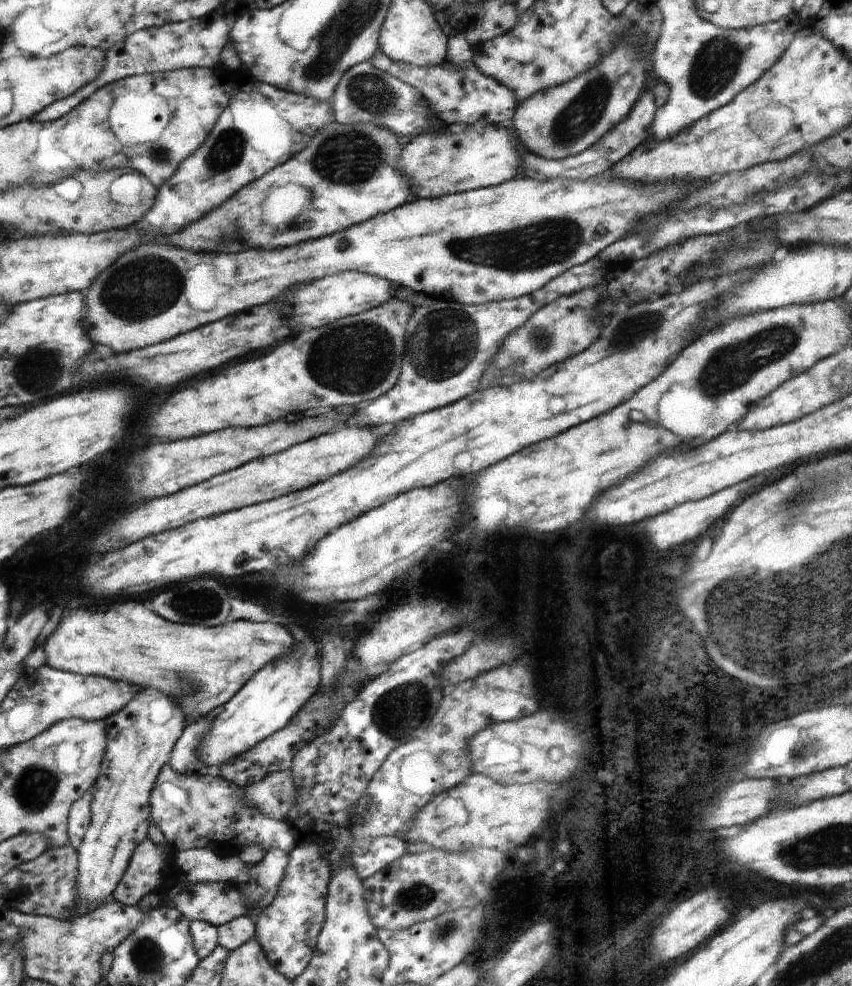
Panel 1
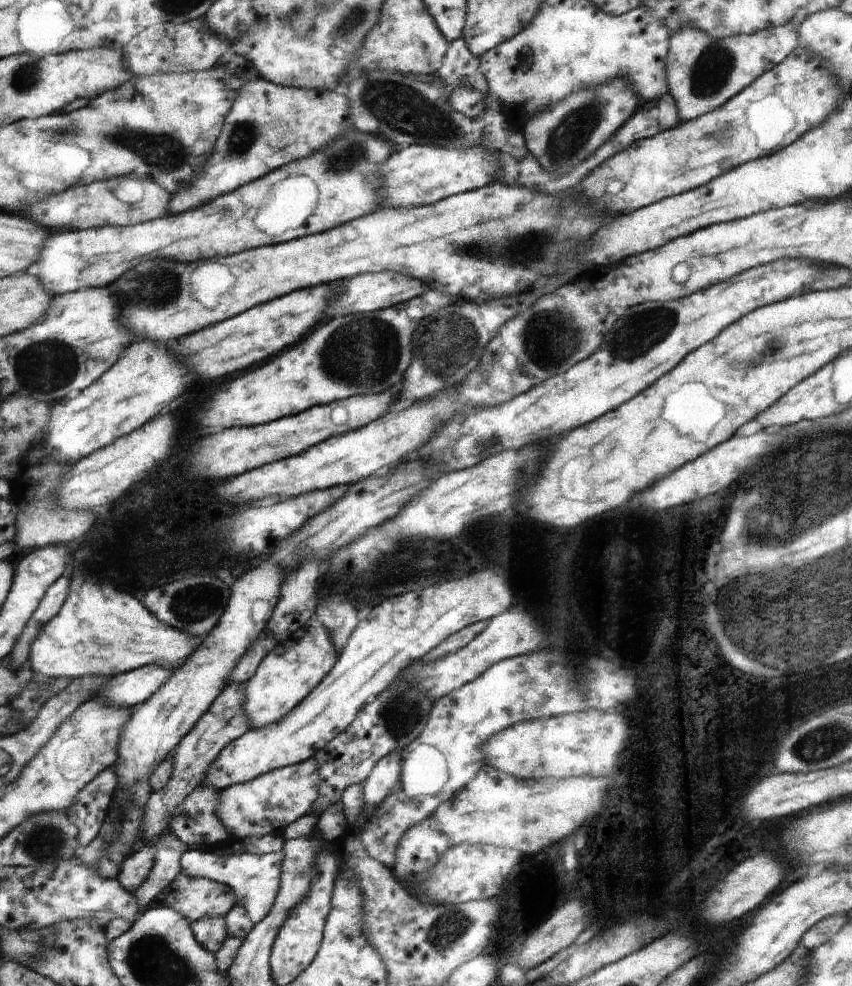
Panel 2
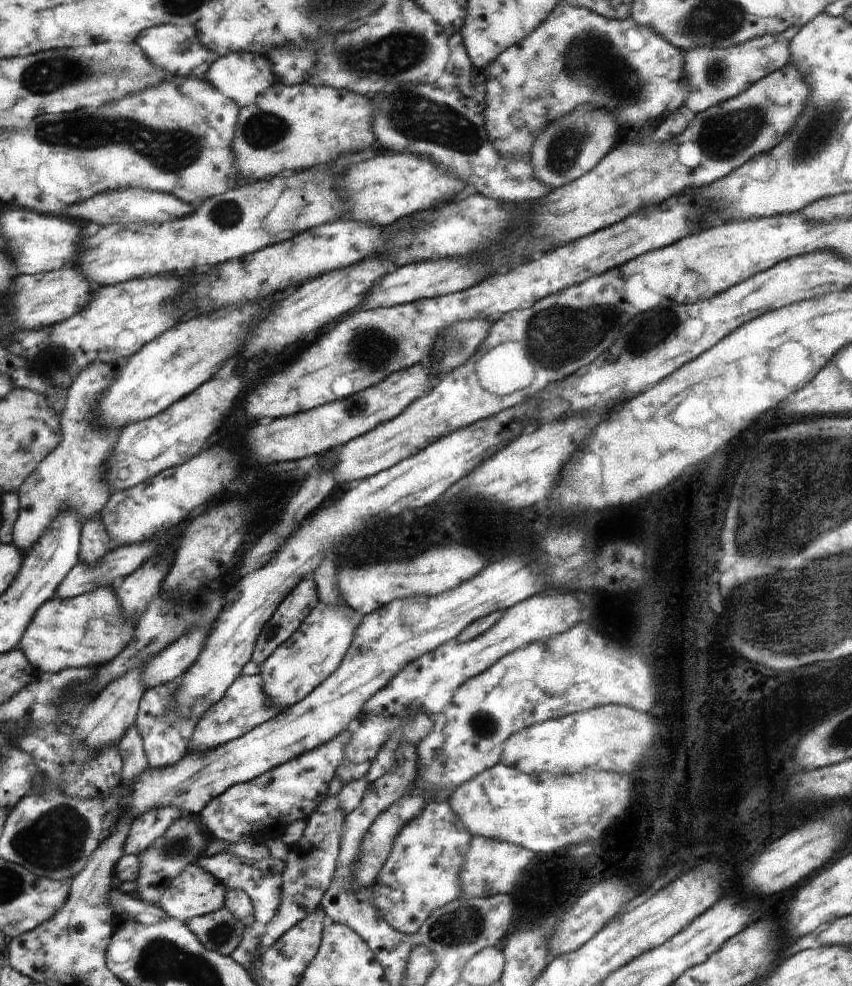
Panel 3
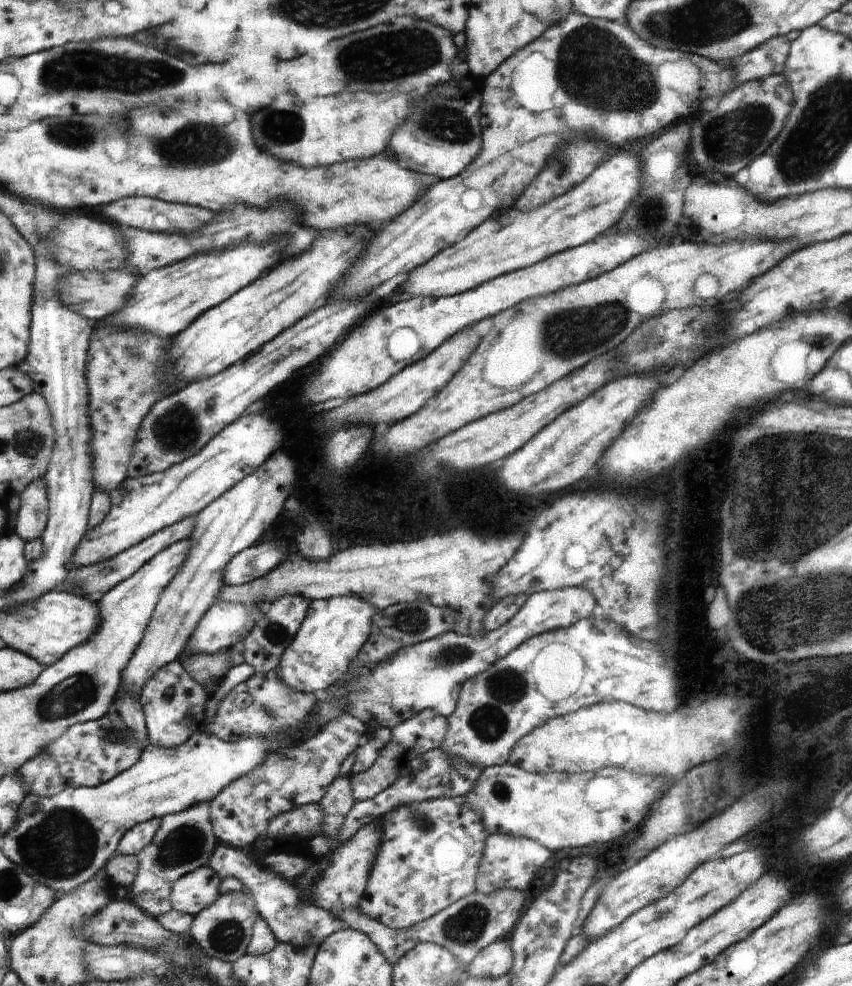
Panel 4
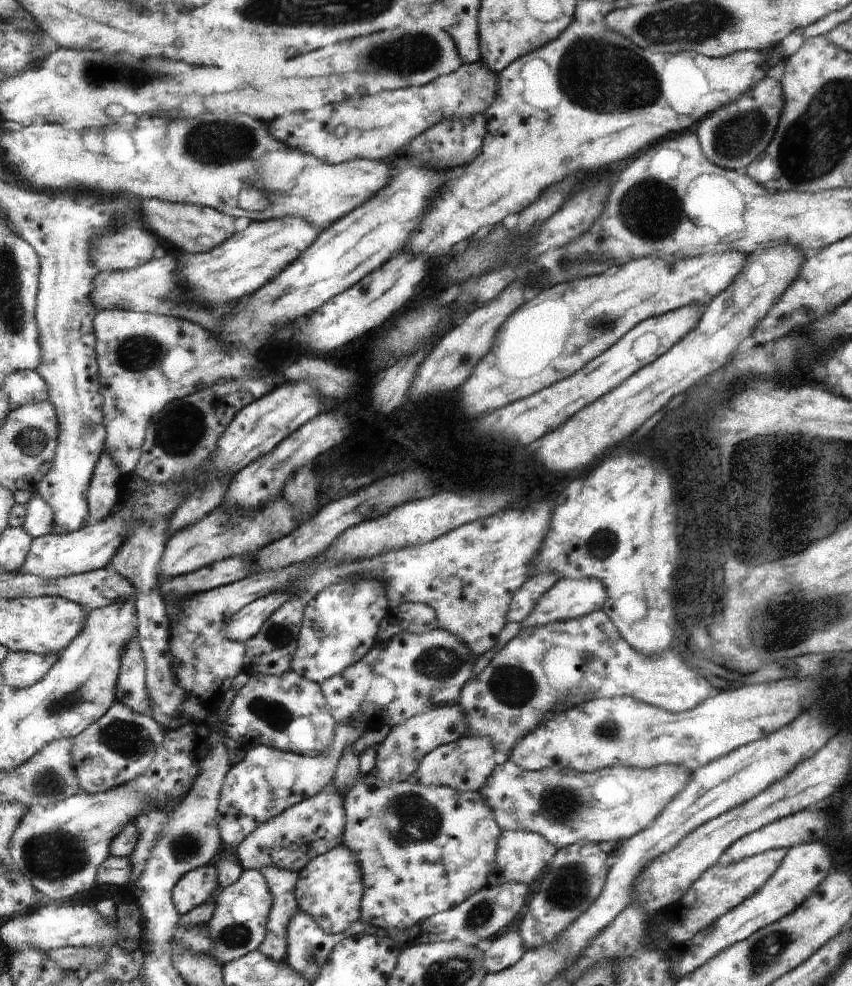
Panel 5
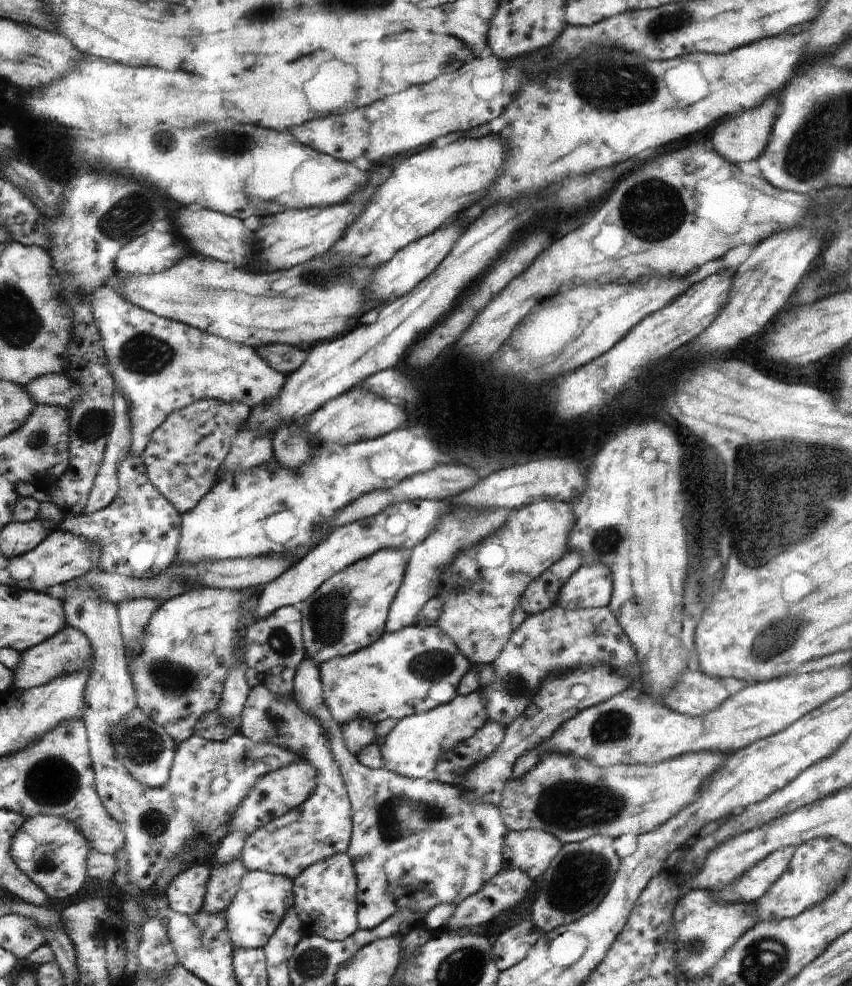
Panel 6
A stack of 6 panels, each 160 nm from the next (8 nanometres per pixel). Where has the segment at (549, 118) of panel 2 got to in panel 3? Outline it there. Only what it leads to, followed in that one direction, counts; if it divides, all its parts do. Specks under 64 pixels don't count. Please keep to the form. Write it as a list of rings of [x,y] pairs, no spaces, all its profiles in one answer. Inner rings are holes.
[[[582,106],[548,123],[535,135],[530,152],[535,177],[552,190],[590,173],[618,142],[616,117],[604,109],[590,110],[589,106]]]

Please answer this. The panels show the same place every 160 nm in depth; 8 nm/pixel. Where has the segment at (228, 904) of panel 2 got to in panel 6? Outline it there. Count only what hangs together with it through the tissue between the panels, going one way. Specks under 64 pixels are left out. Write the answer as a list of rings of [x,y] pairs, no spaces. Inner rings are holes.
[[[189,864],[167,886],[164,897],[174,912],[193,916],[203,909],[211,869],[206,864]]]

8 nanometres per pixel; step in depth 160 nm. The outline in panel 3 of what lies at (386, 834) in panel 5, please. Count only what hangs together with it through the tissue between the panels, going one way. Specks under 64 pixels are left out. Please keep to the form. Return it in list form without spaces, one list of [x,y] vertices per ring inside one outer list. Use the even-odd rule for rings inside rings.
[[[432,800],[419,816],[407,822],[398,834],[394,848],[371,888],[371,905],[397,931],[409,935],[418,933],[432,912],[464,896],[460,871],[463,869],[465,858],[471,848],[472,839],[471,831],[460,820],[459,815],[452,810],[448,800]]]

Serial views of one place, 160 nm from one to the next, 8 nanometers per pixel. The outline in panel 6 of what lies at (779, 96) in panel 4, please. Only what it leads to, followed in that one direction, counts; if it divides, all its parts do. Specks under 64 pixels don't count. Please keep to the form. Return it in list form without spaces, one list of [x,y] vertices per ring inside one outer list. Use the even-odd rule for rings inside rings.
[[[774,94],[768,97],[761,105],[744,111],[738,114],[739,116],[735,116],[728,122],[718,126],[716,132],[712,134],[714,140],[710,144],[711,149],[735,165],[738,162],[750,162],[750,160],[757,159],[771,138],[772,127],[779,111],[778,95]]]

